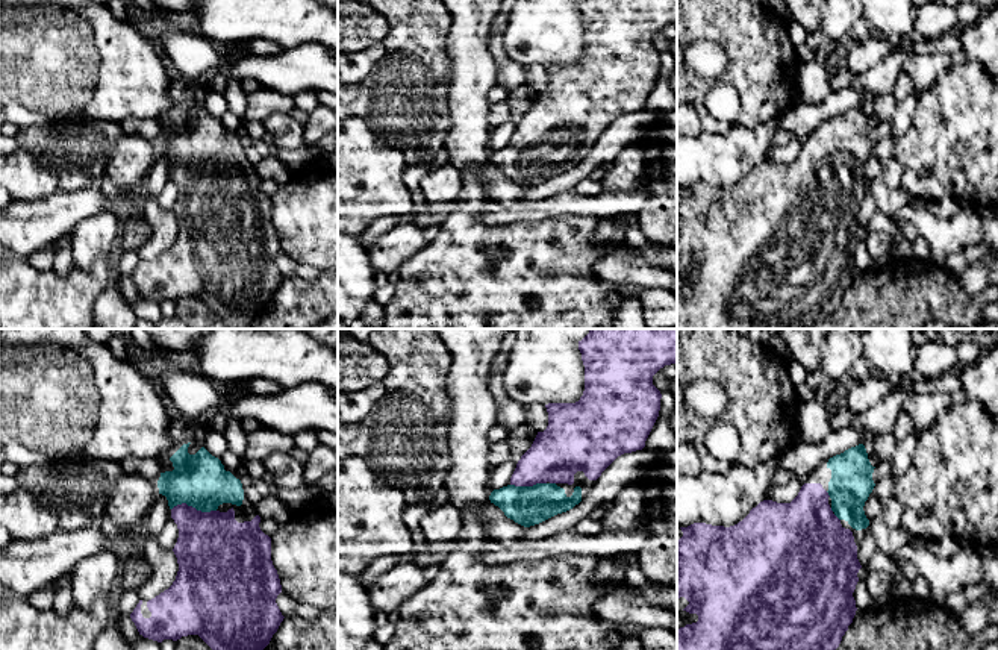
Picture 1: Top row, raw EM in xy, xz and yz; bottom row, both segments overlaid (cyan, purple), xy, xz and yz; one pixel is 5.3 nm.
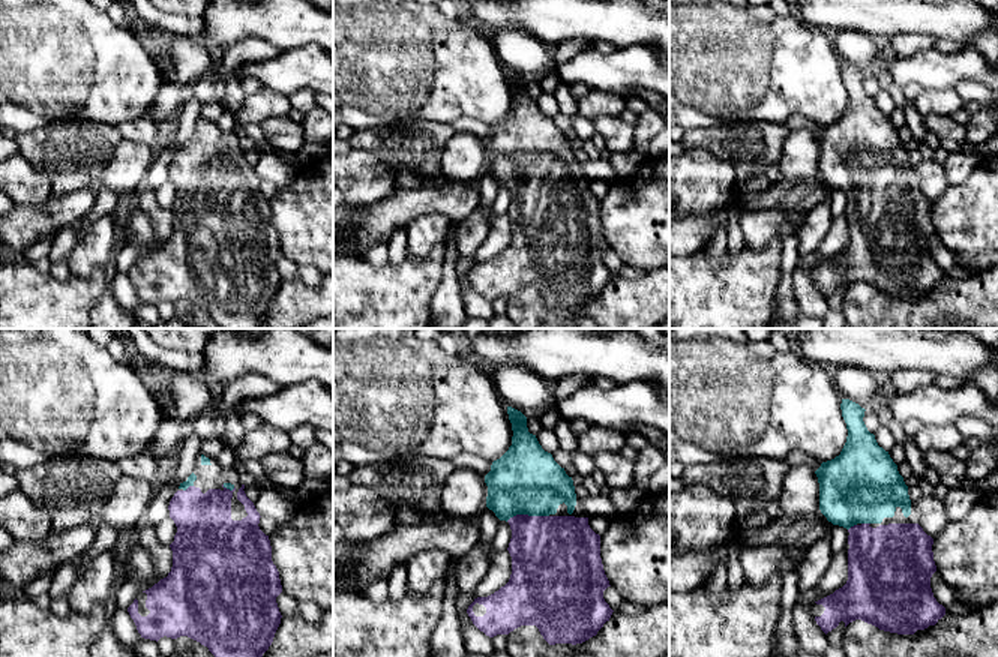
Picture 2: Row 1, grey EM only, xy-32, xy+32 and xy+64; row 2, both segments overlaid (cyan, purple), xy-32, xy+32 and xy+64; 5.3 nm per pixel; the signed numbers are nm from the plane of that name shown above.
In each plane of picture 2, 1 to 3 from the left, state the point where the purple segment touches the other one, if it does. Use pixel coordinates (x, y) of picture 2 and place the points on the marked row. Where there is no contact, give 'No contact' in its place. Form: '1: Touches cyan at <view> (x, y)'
1: Touches cyan at xy-32 (188, 486)
2: Touches cyan at xy+32 (527, 513)
3: Touches cyan at xy+64 (866, 522)

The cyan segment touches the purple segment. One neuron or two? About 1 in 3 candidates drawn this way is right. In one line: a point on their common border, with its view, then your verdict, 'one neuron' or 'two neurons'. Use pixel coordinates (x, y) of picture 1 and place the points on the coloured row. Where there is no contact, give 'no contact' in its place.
meets cyan in xy at (194, 506); one neuron

